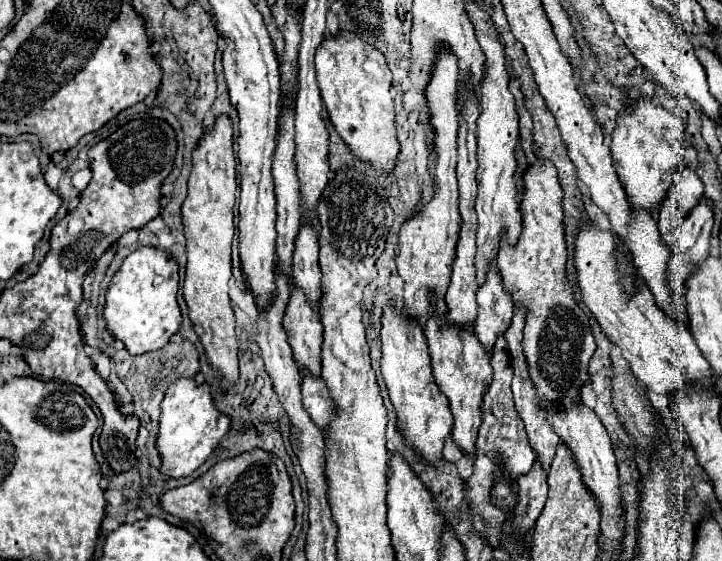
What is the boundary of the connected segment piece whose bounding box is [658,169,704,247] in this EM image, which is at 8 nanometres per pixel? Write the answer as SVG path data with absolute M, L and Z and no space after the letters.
M682 169L680 173L674 175L674 183L668 189L658 211L658 227L660 227L662 239L670 247L674 245L672 231L684 221L684 217L702 199L702 195L704 195L702 179L692 169Z

